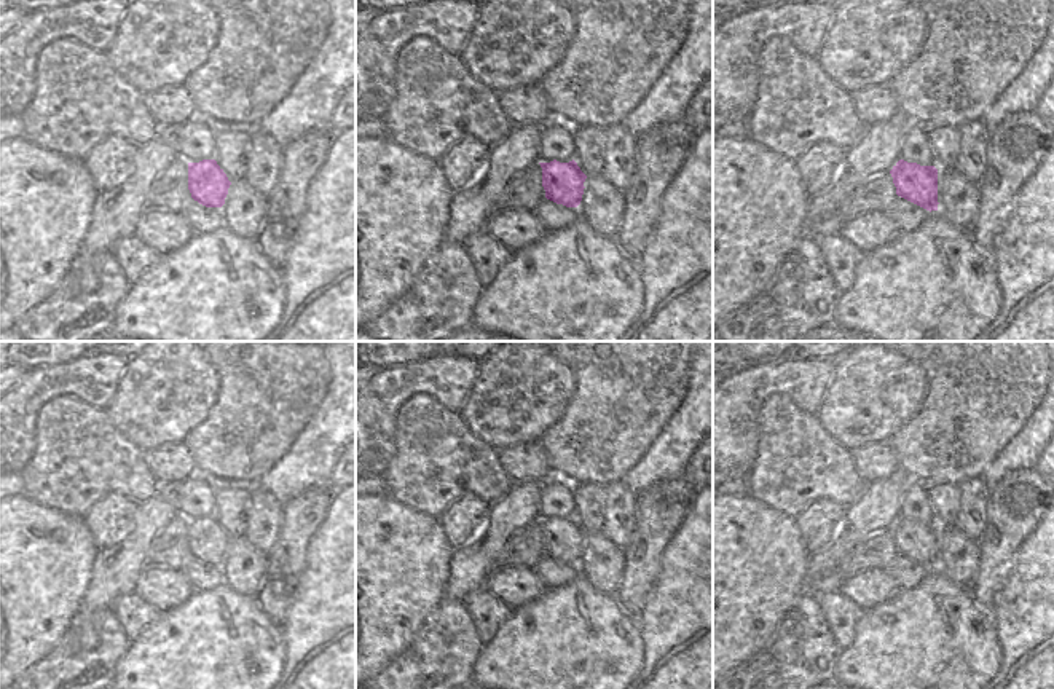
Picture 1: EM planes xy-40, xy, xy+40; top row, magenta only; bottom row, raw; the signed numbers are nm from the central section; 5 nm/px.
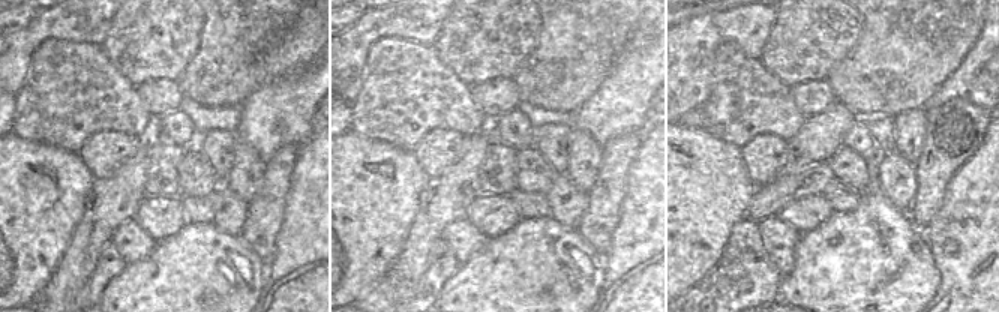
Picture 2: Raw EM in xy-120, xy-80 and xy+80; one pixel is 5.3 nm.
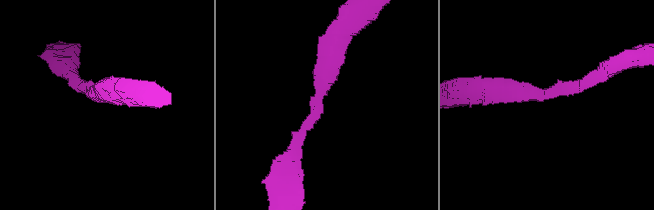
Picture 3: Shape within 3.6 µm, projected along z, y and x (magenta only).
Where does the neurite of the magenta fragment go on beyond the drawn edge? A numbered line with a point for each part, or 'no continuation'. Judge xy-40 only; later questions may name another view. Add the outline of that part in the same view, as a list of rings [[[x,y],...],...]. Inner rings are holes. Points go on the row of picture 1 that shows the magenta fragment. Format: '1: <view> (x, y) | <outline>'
no continuation

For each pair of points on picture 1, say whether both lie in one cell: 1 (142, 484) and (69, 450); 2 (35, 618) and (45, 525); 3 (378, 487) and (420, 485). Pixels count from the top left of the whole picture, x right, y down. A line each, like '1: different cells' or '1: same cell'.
1: same cell
2: same cell
3: different cells

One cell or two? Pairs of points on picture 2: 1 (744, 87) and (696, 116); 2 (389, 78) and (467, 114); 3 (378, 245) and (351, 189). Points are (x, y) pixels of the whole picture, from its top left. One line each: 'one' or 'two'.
1: two
2: one
3: one

